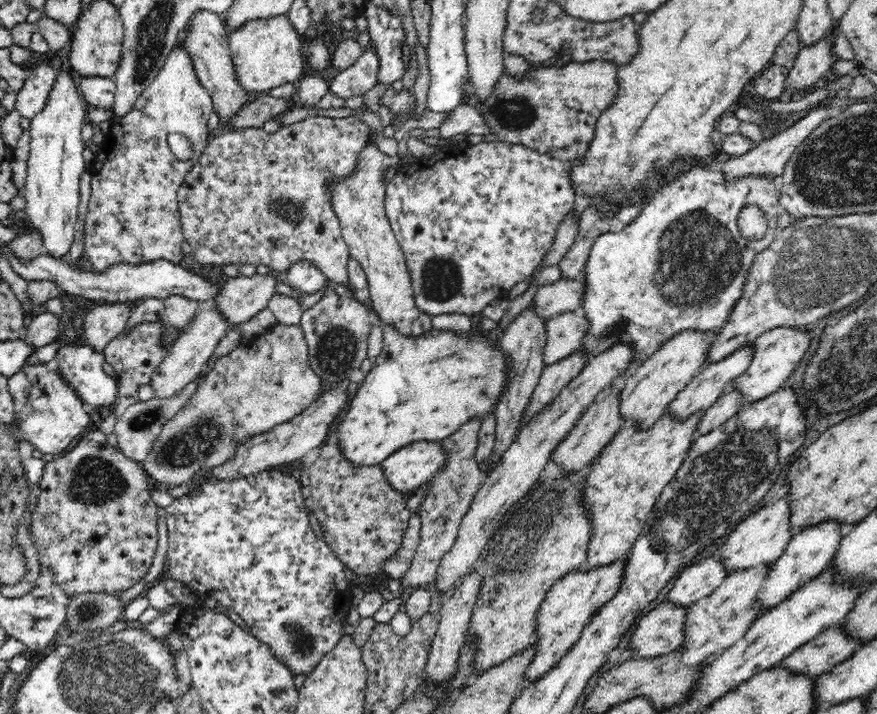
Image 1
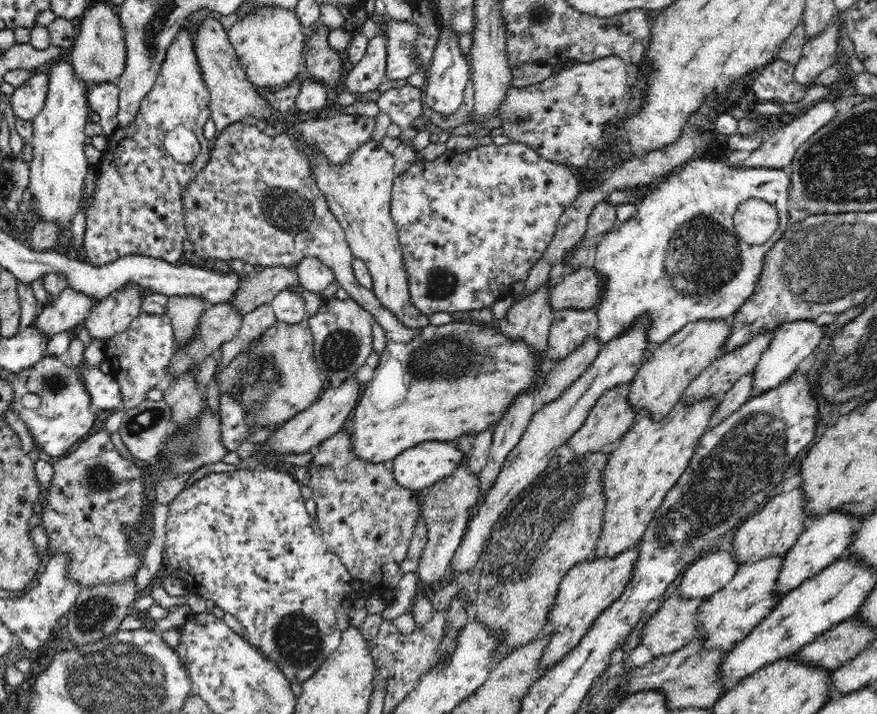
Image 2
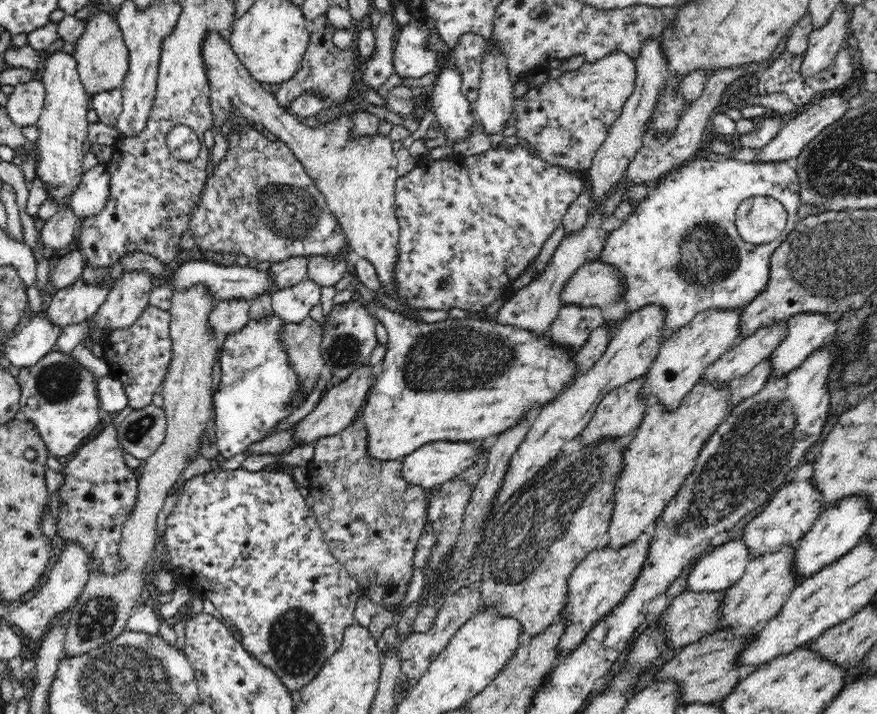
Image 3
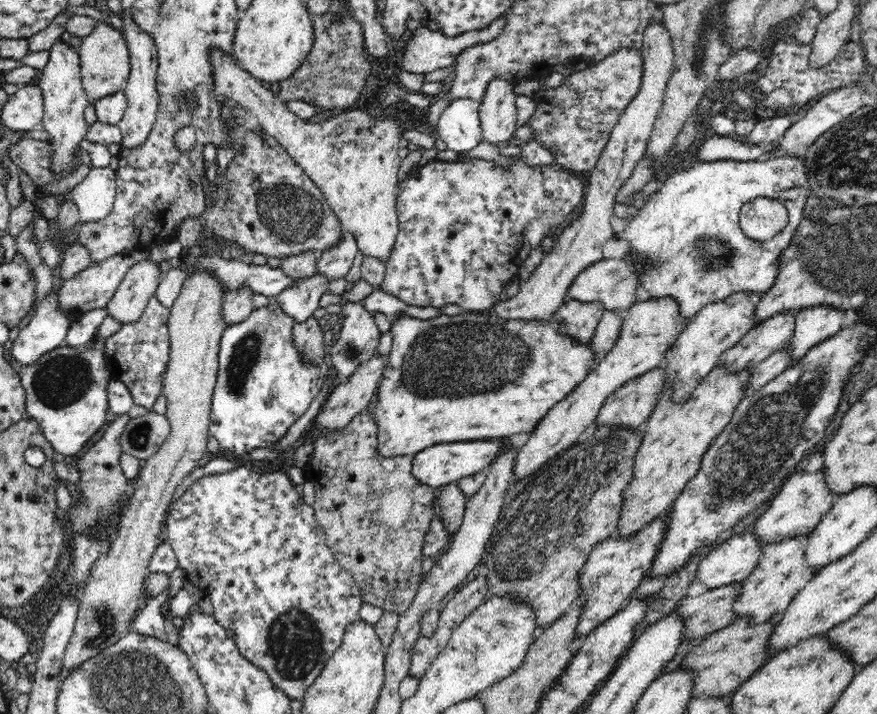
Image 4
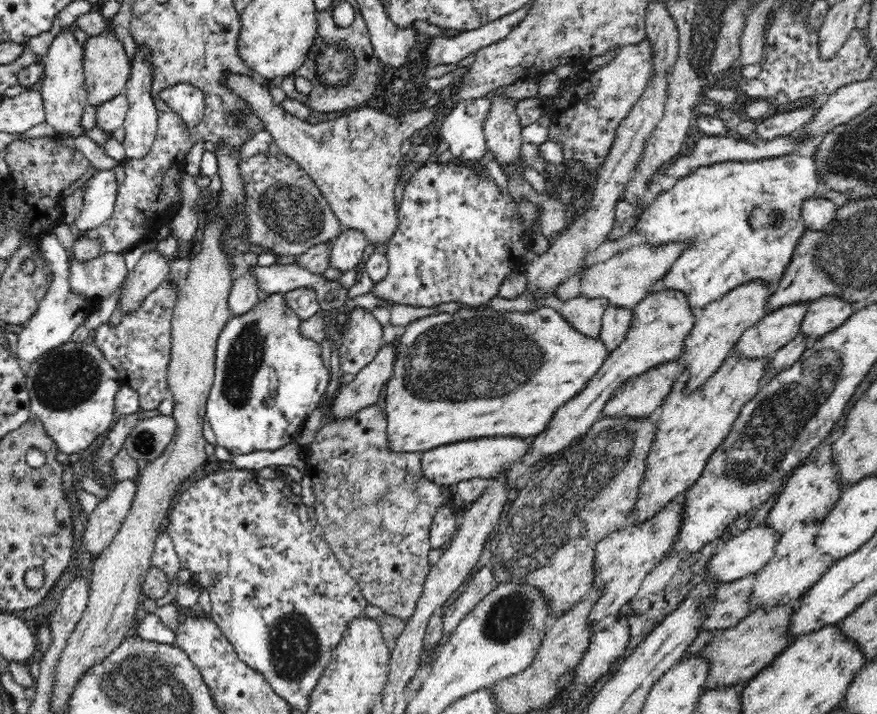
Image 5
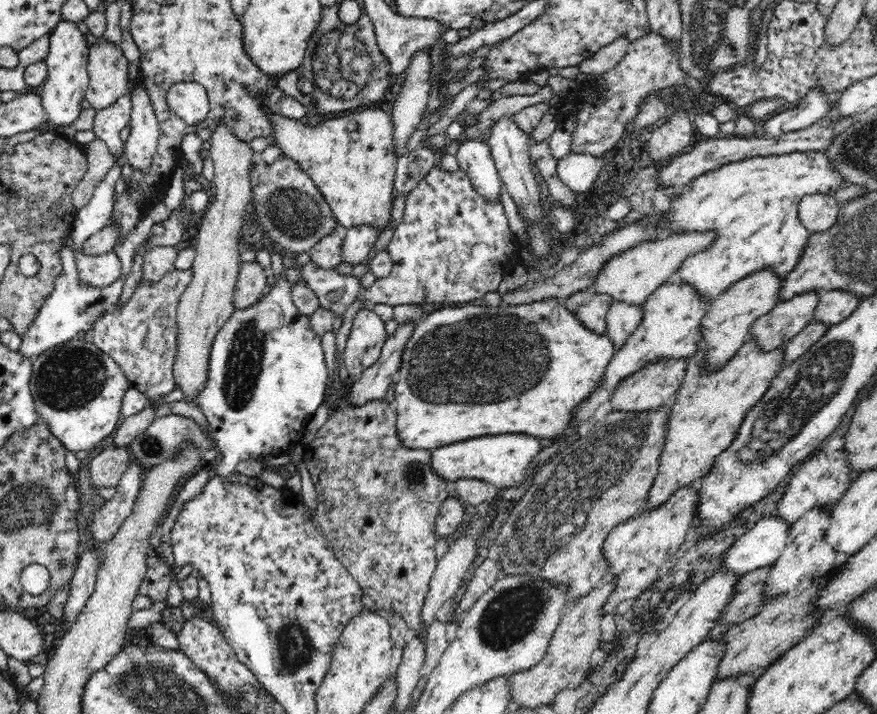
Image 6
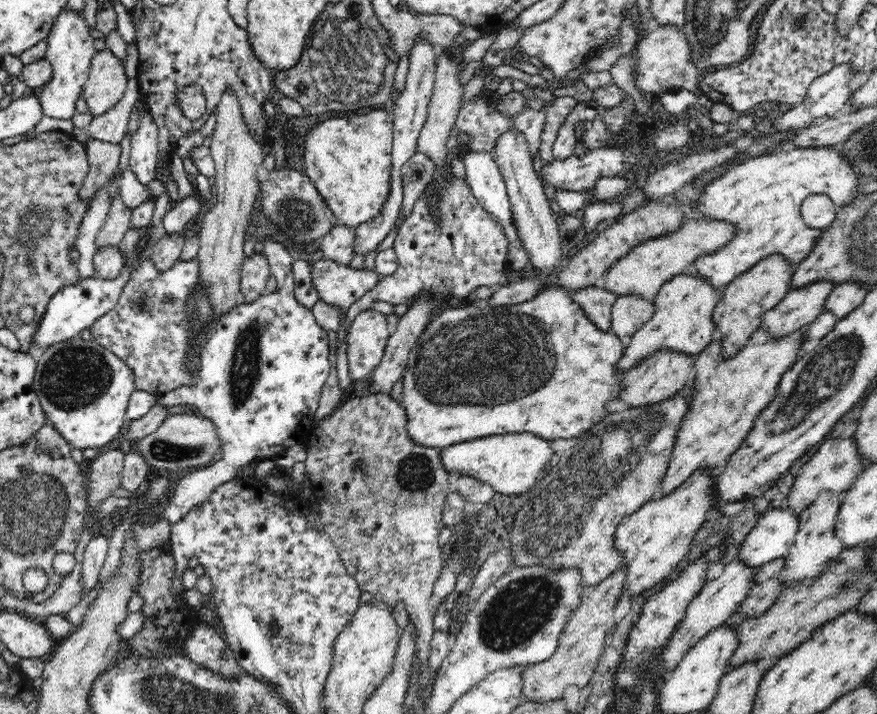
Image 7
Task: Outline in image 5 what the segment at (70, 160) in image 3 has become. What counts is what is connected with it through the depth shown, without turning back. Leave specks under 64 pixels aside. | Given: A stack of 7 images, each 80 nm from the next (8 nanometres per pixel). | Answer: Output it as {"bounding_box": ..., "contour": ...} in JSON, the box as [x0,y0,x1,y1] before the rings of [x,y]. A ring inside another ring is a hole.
{"bounding_box":[40,28,89,137],"contour":[[[66,28],[56,36],[47,56],[42,60],[45,72],[44,80],[40,84],[40,94],[45,108],[45,120],[54,127],[57,137],[63,134],[78,137],[85,132],[80,127],[80,118],[84,114],[84,108],[89,104],[85,87],[83,50],[84,45],[78,43],[74,29]]]}

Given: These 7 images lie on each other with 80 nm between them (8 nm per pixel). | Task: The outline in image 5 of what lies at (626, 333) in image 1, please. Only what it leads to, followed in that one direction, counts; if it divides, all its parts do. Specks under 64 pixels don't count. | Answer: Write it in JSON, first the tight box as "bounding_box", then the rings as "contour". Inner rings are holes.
{"bounding_box":[636,153,822,311],"contour":[[[790,153],[776,158],[728,161],[701,166],[696,172],[676,180],[672,189],[651,200],[640,216],[636,230],[646,234],[655,246],[678,240],[693,242],[667,272],[664,288],[685,292],[691,308],[701,311],[707,304],[720,300],[726,292],[746,282],[763,281],[776,287],[787,271],[800,237],[805,231],[800,204],[806,198],[814,196],[820,185],[822,186],[821,176],[814,154],[802,156]],[[756,207],[770,211],[774,224],[770,224],[768,228],[753,228],[751,216]]]}

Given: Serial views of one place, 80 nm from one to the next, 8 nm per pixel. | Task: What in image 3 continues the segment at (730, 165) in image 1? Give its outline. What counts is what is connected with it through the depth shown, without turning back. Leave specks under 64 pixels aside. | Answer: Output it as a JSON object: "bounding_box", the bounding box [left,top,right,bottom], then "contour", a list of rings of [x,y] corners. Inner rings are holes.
{"bounding_box":[756,91,851,162],"contour":[[[835,91],[828,97],[820,96],[812,103],[806,105],[803,111],[794,119],[789,120],[786,126],[782,127],[778,136],[760,149],[756,156],[756,162],[780,162],[780,160],[795,161],[797,156],[816,138],[824,128],[840,120],[851,108],[850,99],[846,99],[842,94]]]}

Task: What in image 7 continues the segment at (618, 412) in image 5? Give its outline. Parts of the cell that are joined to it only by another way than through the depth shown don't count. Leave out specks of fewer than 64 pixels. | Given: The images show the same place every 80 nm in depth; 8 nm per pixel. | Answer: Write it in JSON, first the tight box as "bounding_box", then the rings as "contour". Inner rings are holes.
{"bounding_box":[620,348,695,407],"contour":[[[660,348],[660,350],[652,352],[650,356],[644,356],[644,360],[640,360],[636,366],[632,366],[624,372],[623,386],[626,388],[620,394],[620,400],[632,407],[662,402],[686,387],[686,382],[690,380],[694,367],[695,361],[692,354]]]}

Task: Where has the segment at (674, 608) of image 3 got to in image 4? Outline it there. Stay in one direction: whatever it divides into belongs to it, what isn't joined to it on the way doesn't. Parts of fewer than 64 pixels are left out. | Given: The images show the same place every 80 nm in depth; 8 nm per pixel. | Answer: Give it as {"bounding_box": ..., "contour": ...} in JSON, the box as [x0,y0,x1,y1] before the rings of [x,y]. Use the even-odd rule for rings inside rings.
{"bounding_box":[676,581,743,640],"contour":[[[743,581],[714,588],[696,597],[686,595],[676,610],[686,621],[684,638],[690,640],[727,628],[739,619],[733,604],[738,600]]]}

